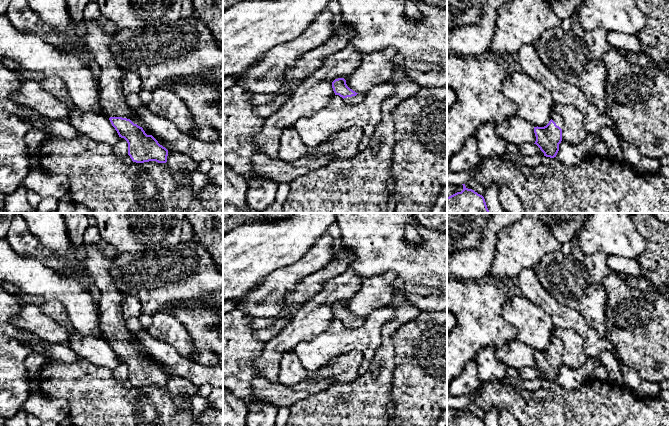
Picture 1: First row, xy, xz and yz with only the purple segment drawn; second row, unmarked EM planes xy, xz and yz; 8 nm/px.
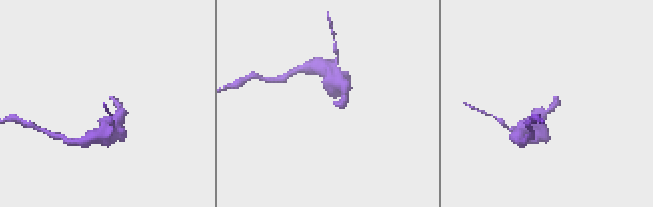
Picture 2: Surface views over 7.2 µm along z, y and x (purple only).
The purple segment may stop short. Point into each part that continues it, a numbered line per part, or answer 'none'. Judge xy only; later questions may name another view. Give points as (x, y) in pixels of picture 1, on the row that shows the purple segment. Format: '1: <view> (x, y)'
1: xy (112, 99)

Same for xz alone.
1: xz (353, 100)

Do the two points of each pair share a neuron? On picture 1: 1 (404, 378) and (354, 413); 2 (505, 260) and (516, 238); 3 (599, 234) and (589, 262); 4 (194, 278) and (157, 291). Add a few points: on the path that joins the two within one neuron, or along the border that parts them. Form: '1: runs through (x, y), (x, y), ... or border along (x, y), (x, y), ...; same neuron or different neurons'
1: border along (395, 364), (392, 387), (390, 389); different neurons
2: runs through (510, 255), (516, 249), (516, 243); same neuron
3: border along (606, 254), (594, 252), (584, 255); different neurons
4: runs through (185, 278), (171, 278), (166, 283); same neuron

